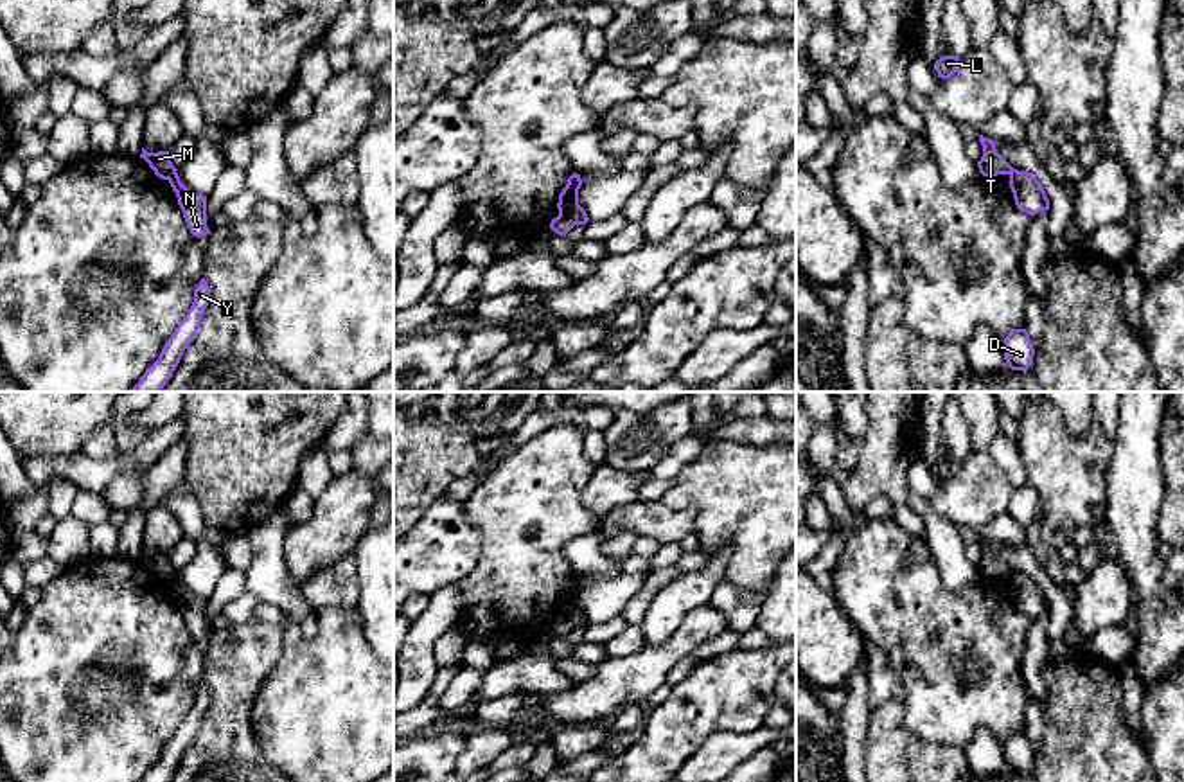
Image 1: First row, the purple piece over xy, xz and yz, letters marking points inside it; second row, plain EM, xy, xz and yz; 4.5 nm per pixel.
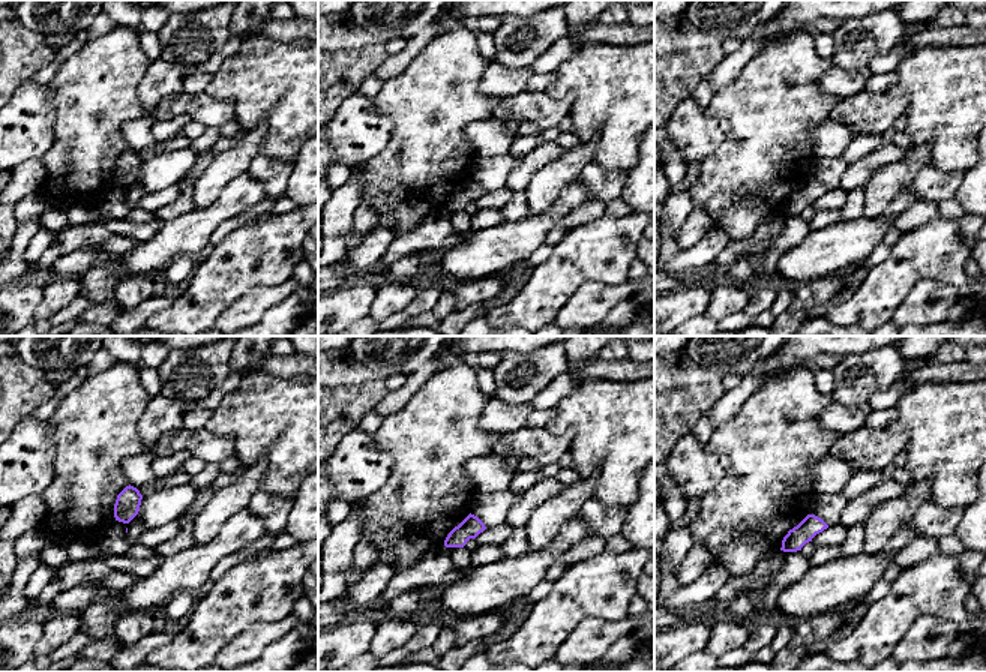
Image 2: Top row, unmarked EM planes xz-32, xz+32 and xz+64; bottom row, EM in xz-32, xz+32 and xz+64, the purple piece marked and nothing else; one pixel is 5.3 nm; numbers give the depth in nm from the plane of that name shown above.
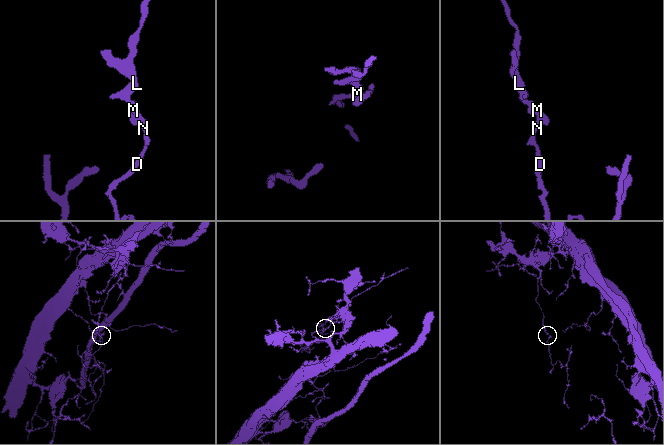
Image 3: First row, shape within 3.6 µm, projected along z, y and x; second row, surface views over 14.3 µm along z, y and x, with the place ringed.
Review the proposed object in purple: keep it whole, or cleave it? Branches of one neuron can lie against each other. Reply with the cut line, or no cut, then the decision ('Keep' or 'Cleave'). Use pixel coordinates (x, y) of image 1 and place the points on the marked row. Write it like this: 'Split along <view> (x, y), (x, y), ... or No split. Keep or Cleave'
Split along xz (577, 204), (559, 214). Cleave

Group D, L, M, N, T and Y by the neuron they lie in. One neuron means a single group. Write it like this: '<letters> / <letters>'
D N Y / L M T

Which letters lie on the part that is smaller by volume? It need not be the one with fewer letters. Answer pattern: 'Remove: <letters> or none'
Remove: D, N, Y

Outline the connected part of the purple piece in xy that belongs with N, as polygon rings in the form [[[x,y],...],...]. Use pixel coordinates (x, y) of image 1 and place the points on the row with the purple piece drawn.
[[[178,173],[171,174],[169,183],[176,192],[178,205],[183,212],[185,223],[190,228],[190,234],[196,237],[210,234],[207,227],[207,196],[189,191]]]

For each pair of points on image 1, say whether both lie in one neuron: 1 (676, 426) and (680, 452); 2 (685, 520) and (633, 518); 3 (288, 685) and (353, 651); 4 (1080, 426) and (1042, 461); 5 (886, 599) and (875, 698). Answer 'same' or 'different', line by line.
1: different
2: same
3: same
4: different
5: different

